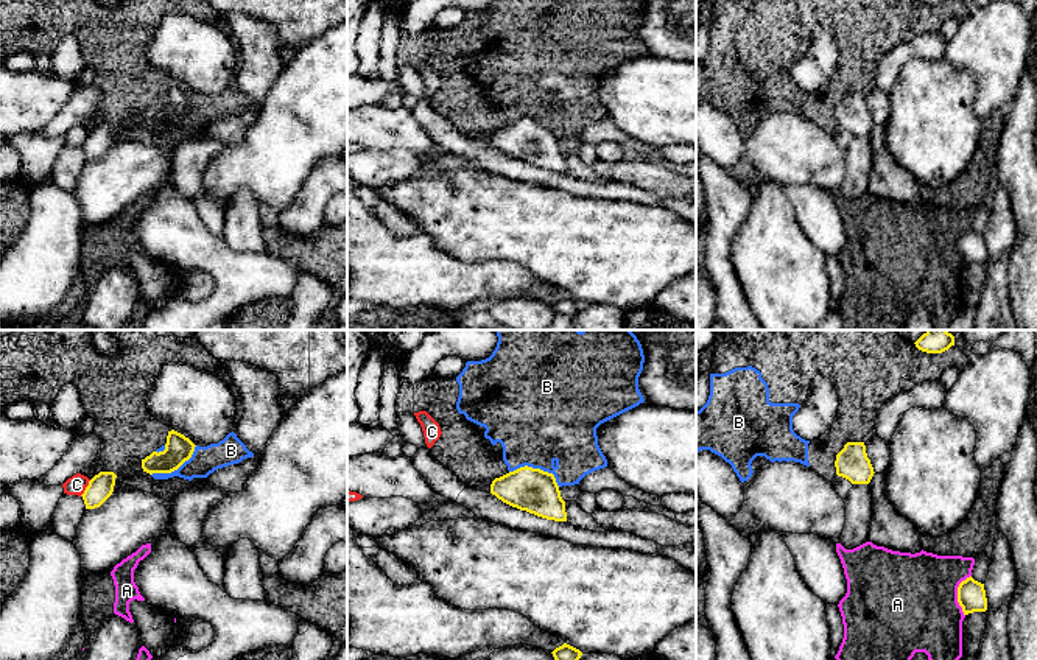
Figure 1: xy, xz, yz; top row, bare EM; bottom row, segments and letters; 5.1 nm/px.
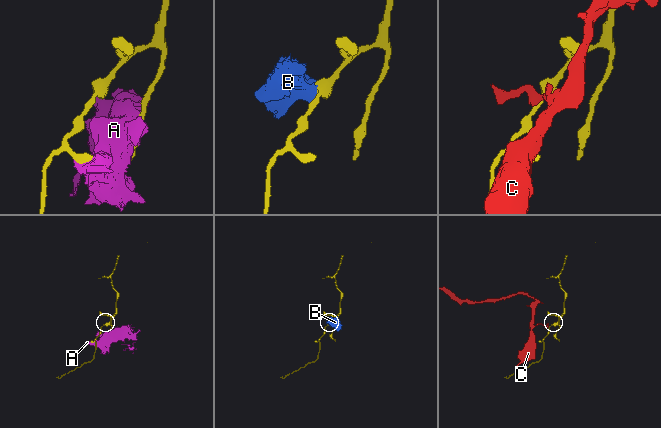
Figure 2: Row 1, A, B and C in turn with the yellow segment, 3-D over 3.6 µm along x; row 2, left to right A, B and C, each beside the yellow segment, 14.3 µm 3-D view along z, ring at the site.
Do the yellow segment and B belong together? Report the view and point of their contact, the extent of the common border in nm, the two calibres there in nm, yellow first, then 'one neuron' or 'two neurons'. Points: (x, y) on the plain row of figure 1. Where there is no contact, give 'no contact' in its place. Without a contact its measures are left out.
contact xz (537, 120); length 280 nm; calibres 220 and 460 nm; two neurons

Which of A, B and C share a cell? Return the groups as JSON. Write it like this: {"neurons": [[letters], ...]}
{"neurons": [["A"], ["B"], ["C"]]}

